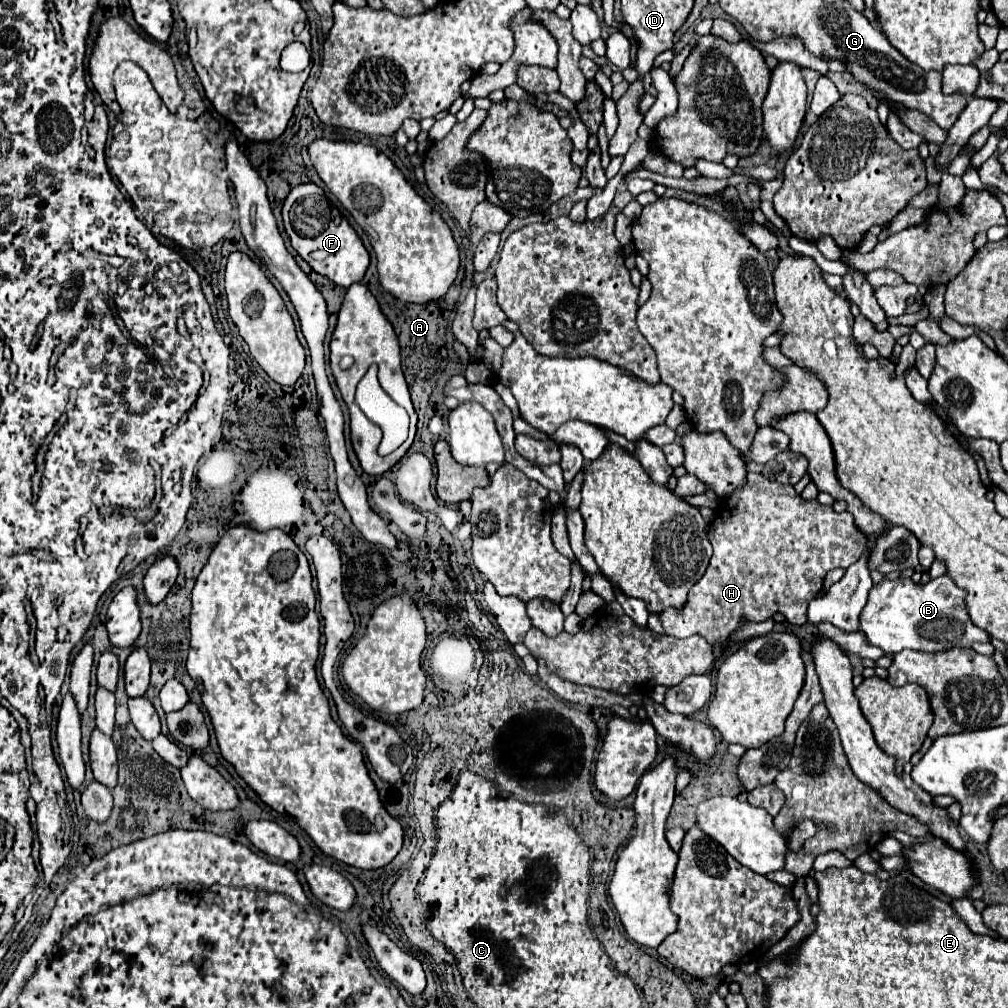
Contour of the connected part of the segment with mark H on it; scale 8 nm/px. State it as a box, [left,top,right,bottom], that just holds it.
[659,472,867,644]

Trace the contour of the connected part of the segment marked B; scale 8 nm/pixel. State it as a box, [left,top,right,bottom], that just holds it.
[861,576,991,654]

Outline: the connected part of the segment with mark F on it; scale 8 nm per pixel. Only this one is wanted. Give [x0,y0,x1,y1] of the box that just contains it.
[283,182,369,288]

